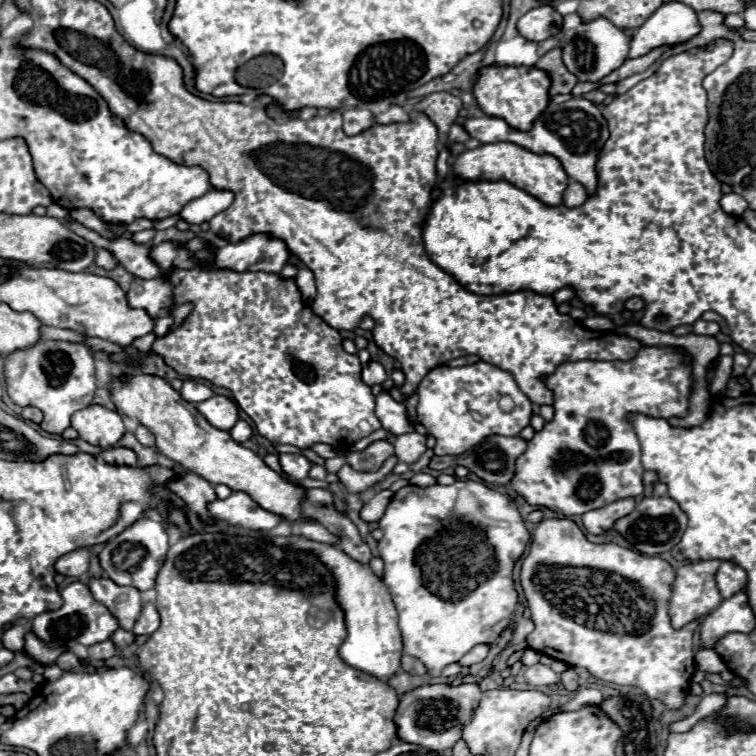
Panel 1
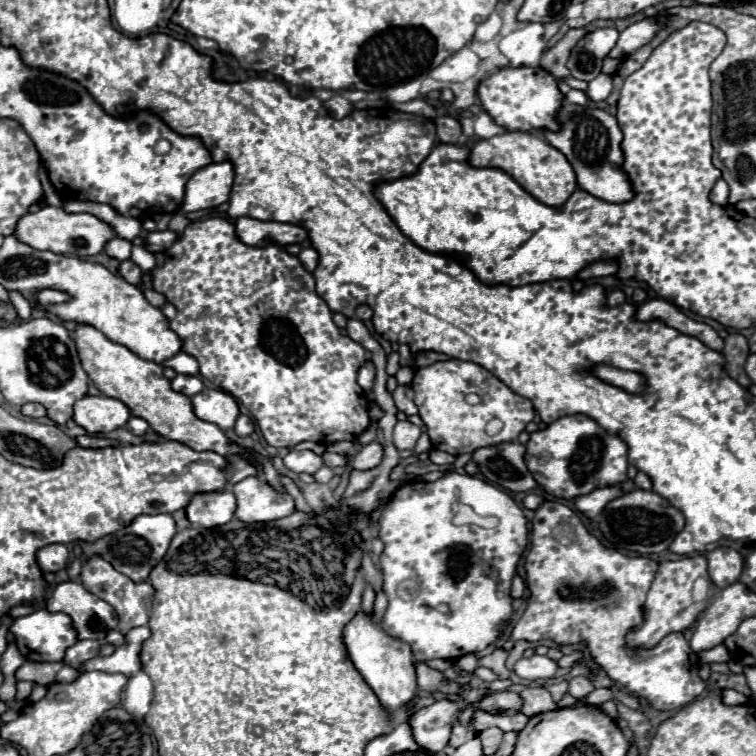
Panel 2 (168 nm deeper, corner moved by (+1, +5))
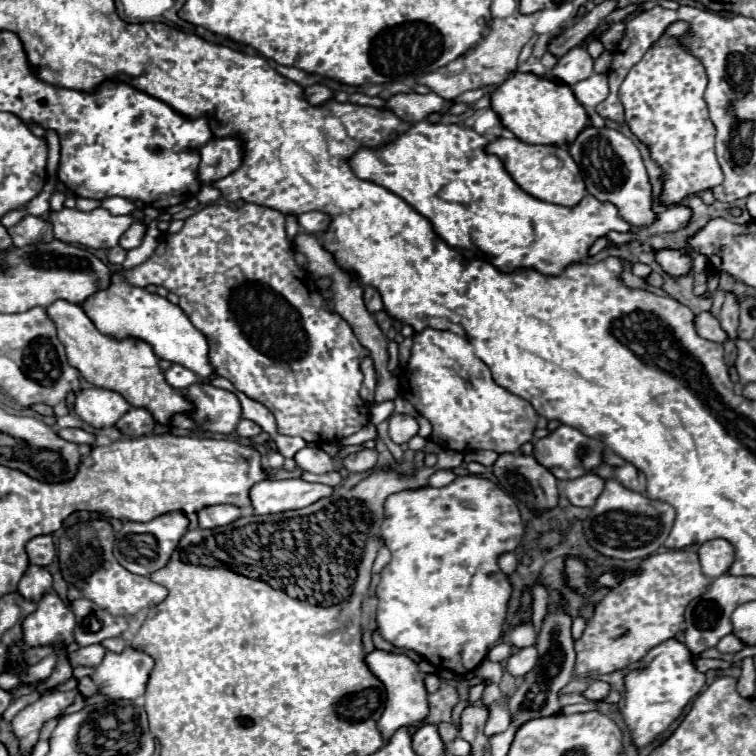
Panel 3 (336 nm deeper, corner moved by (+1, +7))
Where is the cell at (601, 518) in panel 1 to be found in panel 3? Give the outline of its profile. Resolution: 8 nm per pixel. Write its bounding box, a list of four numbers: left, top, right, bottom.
[562,473,604,507]

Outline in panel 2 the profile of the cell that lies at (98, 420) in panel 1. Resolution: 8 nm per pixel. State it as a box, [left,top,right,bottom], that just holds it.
[74,395,130,435]

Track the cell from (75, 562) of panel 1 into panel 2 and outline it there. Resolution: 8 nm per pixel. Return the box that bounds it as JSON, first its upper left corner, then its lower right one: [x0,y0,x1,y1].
[36,543,68,573]

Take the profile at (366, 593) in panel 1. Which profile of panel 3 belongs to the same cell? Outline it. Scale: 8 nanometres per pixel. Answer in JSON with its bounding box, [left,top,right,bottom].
[366,651,430,741]

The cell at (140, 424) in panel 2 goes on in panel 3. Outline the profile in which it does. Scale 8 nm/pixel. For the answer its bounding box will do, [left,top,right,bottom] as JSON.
[116,407,156,437]

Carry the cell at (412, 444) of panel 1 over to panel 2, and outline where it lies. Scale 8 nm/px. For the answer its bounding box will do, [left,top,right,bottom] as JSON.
[394,421,422,451]

